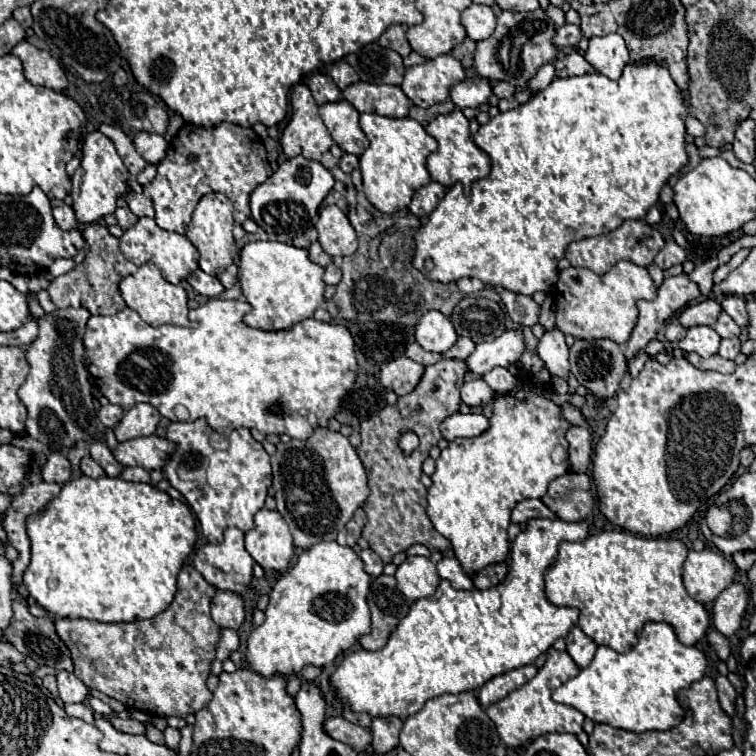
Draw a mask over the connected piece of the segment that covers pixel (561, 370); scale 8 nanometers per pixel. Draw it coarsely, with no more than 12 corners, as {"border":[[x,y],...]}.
{"border":[[558,329],[538,341],[538,355],[554,377],[568,381],[568,345]]}

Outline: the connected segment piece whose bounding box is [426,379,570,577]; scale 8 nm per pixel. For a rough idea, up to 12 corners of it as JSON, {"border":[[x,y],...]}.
{"border":[[518,381],[436,461],[428,517],[468,577],[568,471],[568,421]]}

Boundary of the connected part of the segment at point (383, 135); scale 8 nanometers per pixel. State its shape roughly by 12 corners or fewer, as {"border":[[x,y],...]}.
{"border":[[364,113],[364,195],[380,213],[430,183],[438,143],[418,121]]}

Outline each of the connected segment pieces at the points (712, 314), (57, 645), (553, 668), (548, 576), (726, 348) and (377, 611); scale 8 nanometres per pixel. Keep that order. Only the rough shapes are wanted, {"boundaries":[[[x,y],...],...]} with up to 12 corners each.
{"boundaries":[[[716,299],[686,307],[680,323],[712,327],[722,307]],[[14,597],[4,639],[38,665],[72,671],[52,619]],[[546,651],[536,677],[486,707],[504,747],[582,733],[584,715],[552,701],[580,669]],[[600,531],[564,541],[550,603],[618,653],[648,621],[694,645],[710,615],[682,585],[688,547]],[[722,339],[718,355],[734,359],[740,353],[740,339]],[[394,577],[370,585],[370,633],[360,637],[366,651],[384,647],[410,601]]]}

